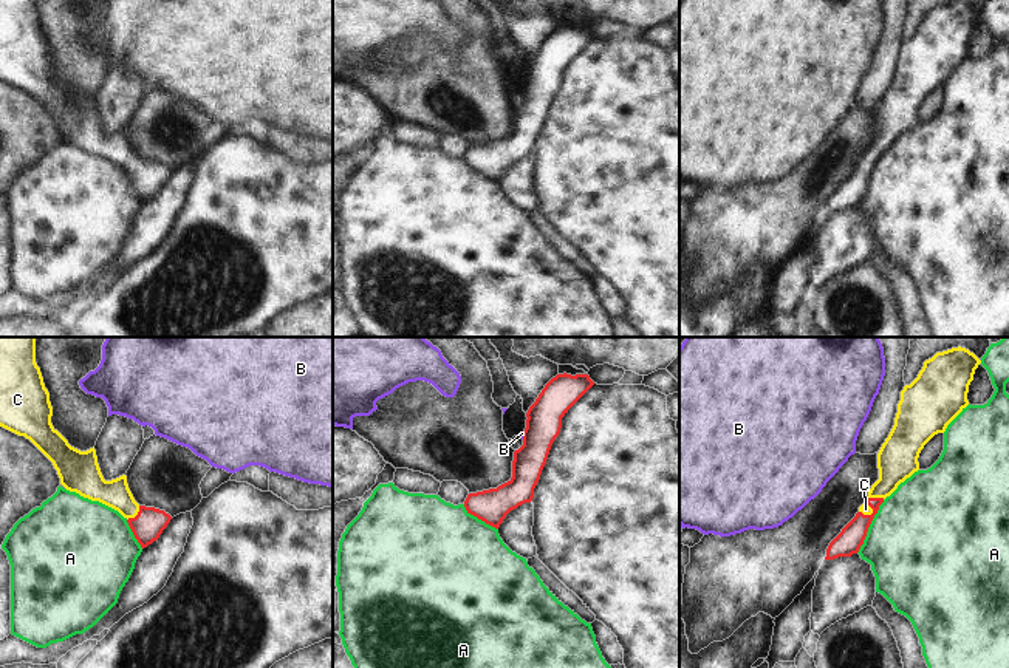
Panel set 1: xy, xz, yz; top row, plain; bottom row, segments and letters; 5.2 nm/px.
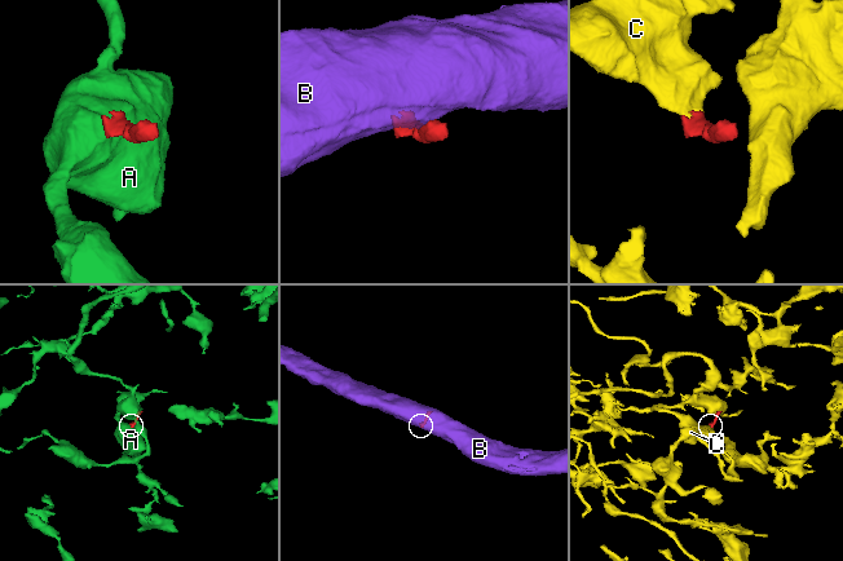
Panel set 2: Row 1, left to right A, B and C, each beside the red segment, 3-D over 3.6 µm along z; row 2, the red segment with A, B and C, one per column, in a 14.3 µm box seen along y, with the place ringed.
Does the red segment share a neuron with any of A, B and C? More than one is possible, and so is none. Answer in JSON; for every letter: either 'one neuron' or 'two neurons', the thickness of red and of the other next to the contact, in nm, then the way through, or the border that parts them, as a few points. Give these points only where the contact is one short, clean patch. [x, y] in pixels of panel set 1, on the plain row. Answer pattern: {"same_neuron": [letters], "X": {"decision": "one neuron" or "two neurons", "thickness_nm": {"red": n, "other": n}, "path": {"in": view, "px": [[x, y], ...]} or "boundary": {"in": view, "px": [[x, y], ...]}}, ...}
{"same_neuron": ["C"], "A": {"decision": "two neurons", "thickness_nm": {"red": 140, "other": 500}, "boundary": {"in": "yz", "px": [[884, 153], [864, 197], [856, 206]]}}, "B": {"decision": "two neurons", "thickness_nm": {"red": 180, "other": 20}, "boundary": {"in": "xz", "px": [[522, 87], [523, 92]]}}, "C": {"decision": "one neuron", "thickness_nm": {"red": 160, "other": 150}, "path": {"in": "xy", "px": [[149, 177], [136, 169], [115, 147]]}}}

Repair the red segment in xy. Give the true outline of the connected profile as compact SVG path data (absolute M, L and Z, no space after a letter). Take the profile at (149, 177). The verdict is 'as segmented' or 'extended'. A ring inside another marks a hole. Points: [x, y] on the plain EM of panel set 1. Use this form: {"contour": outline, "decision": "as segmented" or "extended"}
{"contour": "M0 0L0 80L29 93L53 116L67 144L118 164L142 203L156 195L172 170L139 159L125 128L105 135L94 101L87 105L71 101L53 80L51 70L36 0Z", "decision": "extended"}

